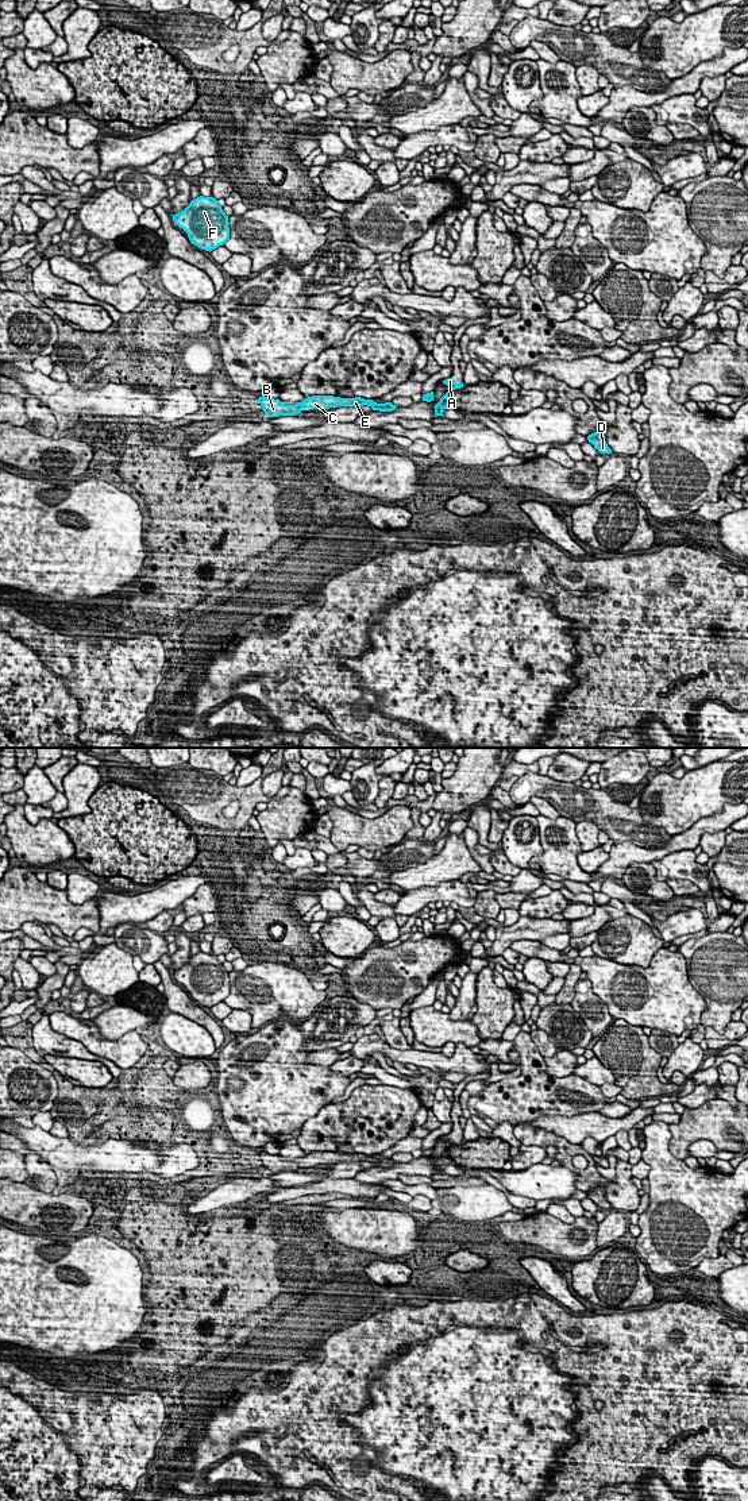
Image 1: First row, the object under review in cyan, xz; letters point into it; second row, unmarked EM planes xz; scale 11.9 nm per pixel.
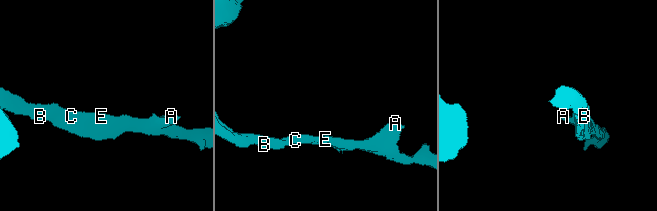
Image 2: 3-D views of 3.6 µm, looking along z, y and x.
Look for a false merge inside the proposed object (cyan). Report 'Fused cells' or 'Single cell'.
Single cell

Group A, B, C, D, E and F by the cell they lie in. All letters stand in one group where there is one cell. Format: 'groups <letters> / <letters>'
groups A B C D E F

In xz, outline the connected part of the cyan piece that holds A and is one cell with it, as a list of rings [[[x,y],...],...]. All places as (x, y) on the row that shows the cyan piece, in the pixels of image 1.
[[[447,378],[443,381],[444,385],[450,387],[450,390],[440,398],[440,401],[435,405],[435,417],[444,416],[443,410],[447,408],[452,408],[452,404],[448,398],[448,393],[455,389],[463,387],[463,383],[456,383],[452,378]]]

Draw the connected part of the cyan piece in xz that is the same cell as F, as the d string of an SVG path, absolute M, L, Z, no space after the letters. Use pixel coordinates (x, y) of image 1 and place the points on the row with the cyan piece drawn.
M200 196L192 200L184 211L173 215L173 220L176 225L188 234L192 244L205 251L211 252L230 239L228 216L213 197Z

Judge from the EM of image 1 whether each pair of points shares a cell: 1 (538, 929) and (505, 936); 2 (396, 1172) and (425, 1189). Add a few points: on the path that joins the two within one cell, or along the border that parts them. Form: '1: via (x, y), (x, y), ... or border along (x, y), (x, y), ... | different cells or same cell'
1: via (529, 929), (513, 933) | same cell
2: border along (397, 1179), (385, 1179), (380, 1183) | different cells

